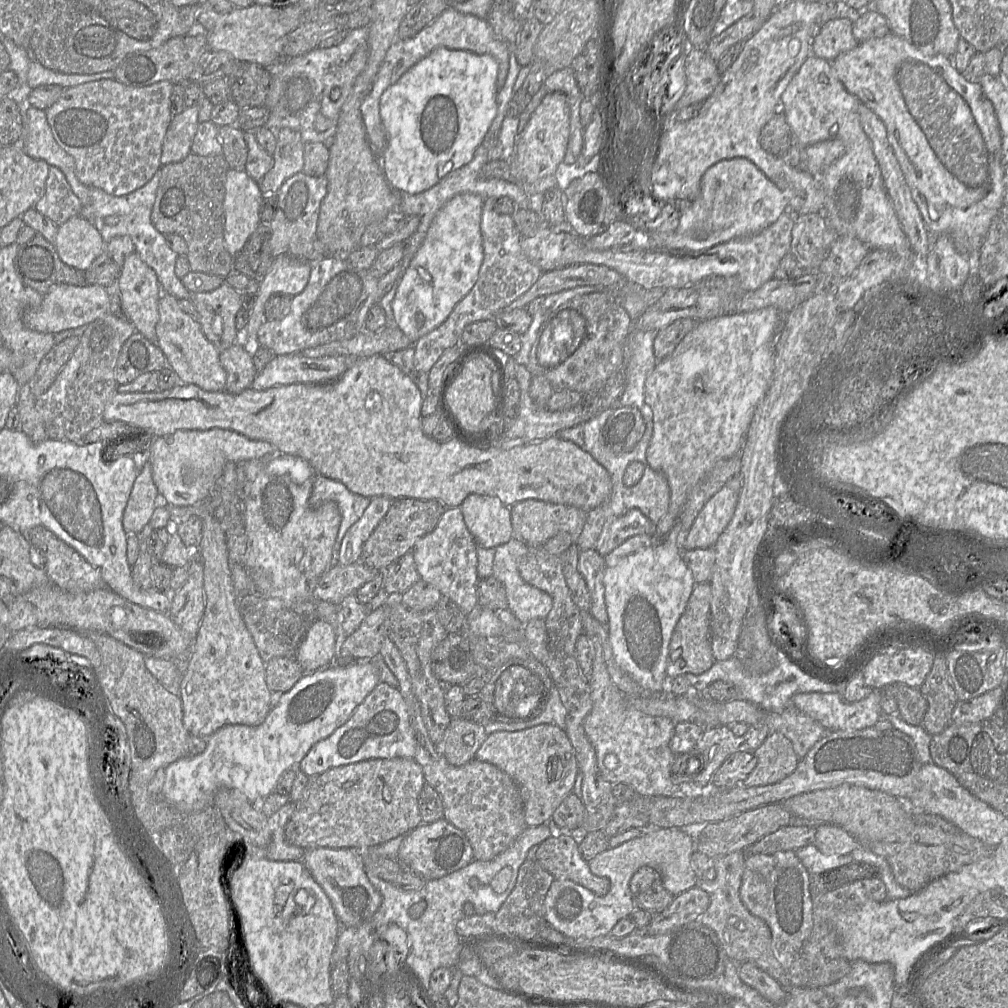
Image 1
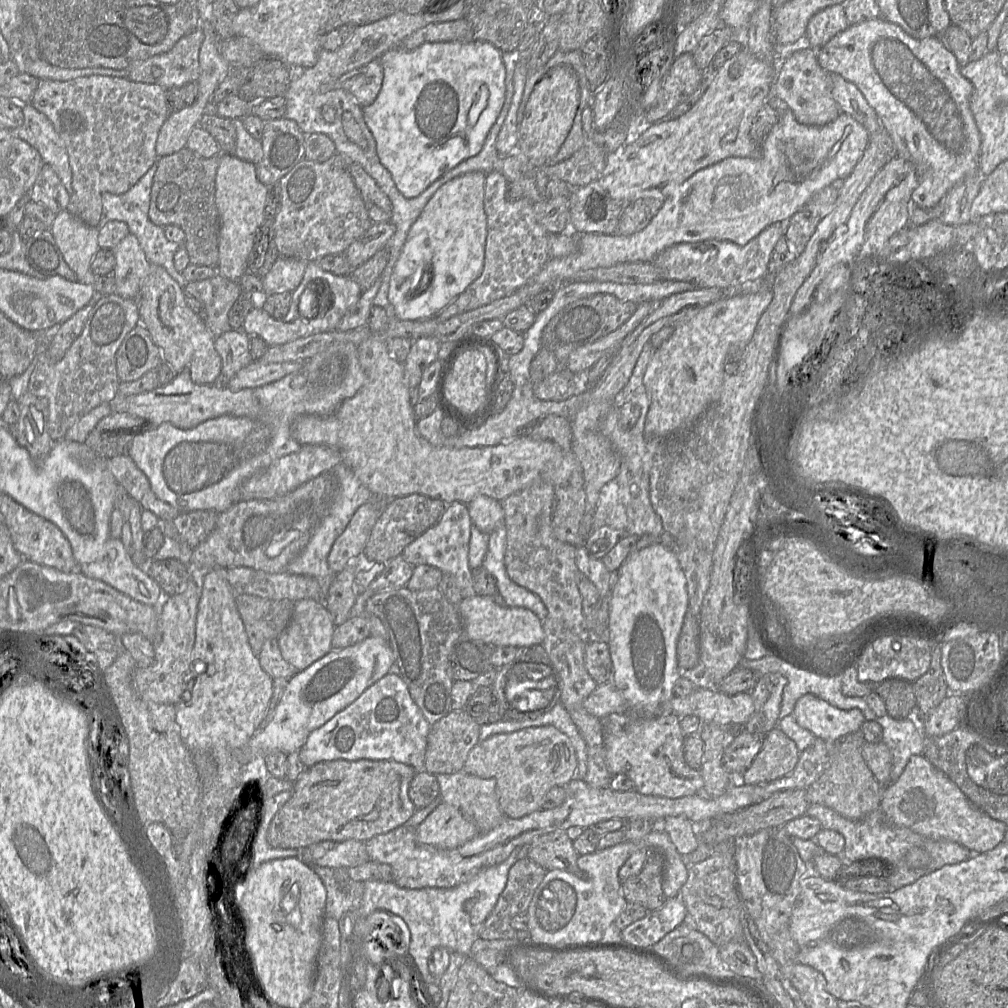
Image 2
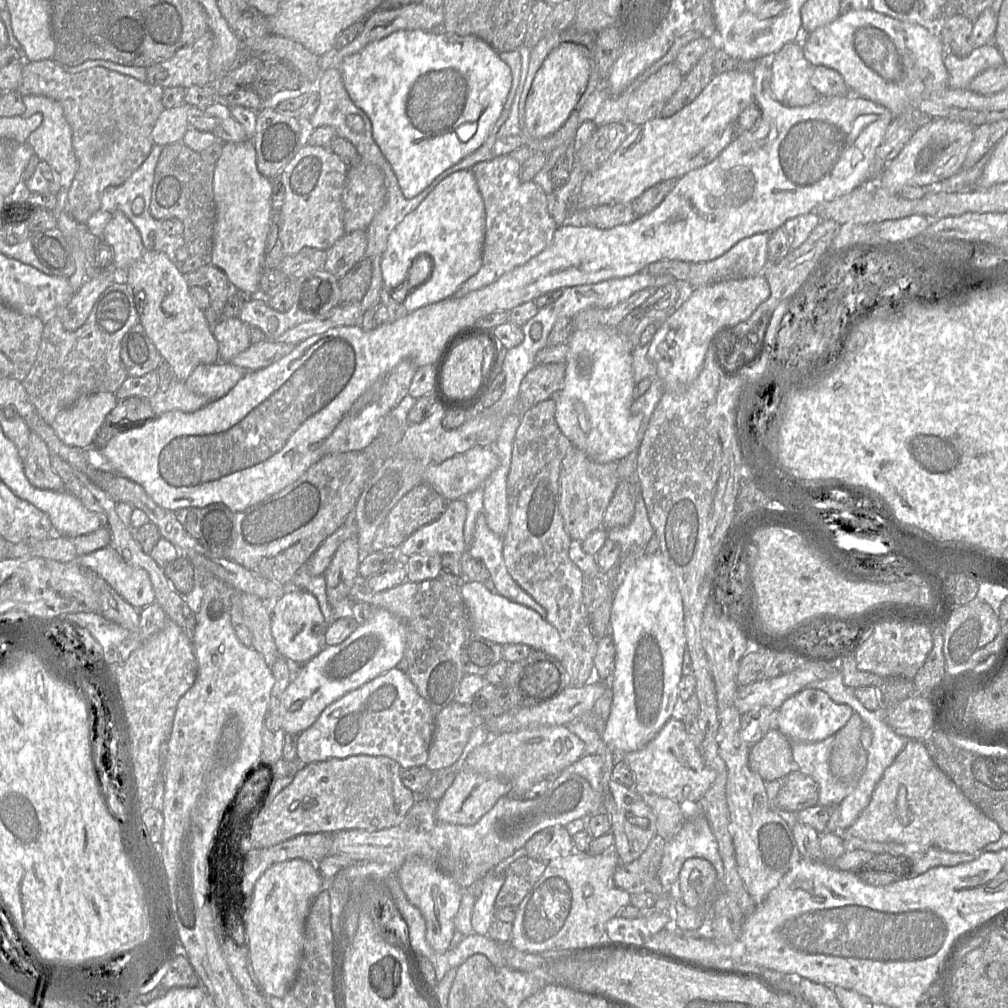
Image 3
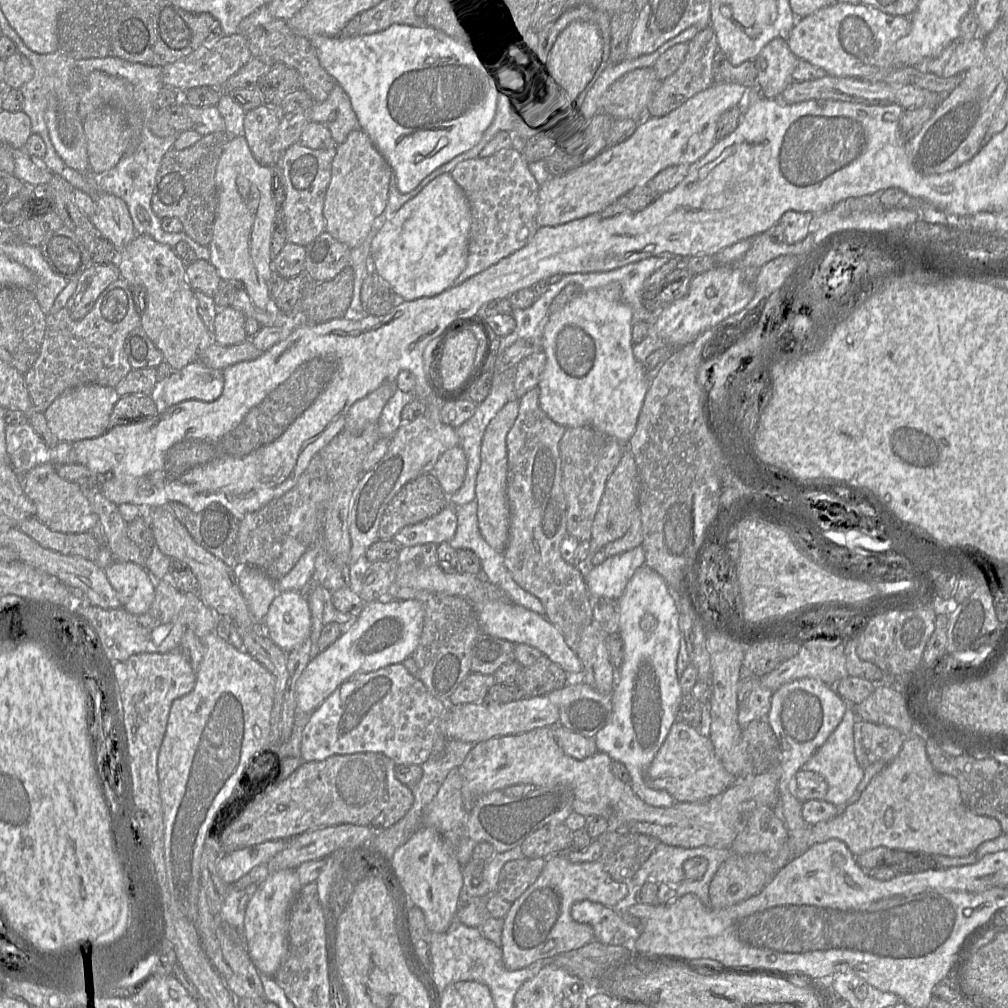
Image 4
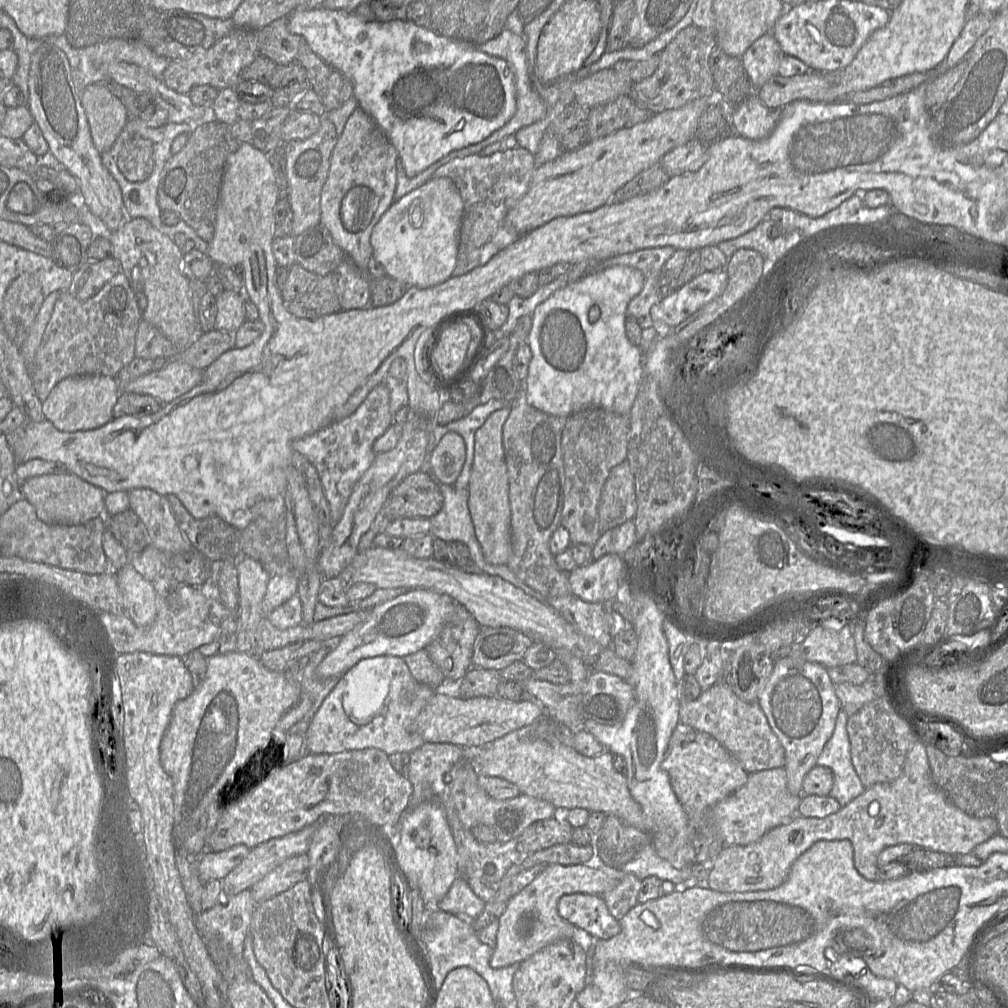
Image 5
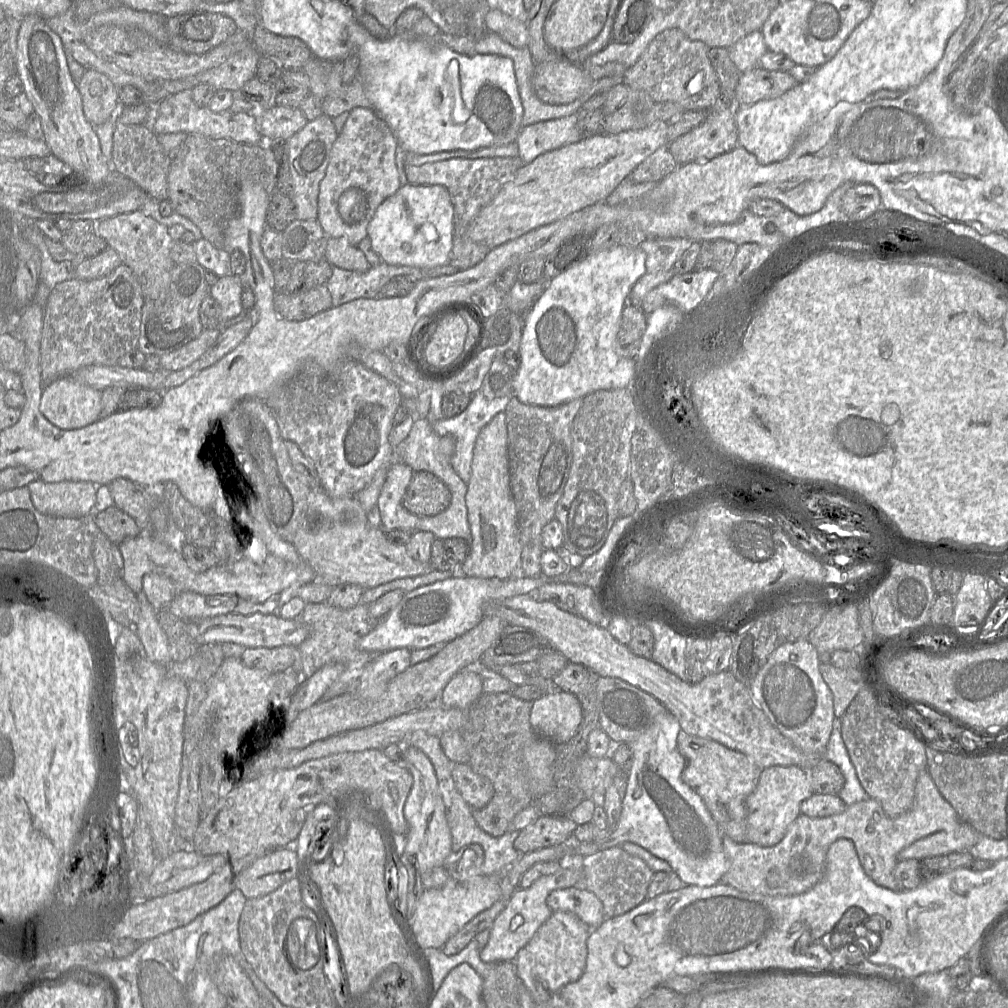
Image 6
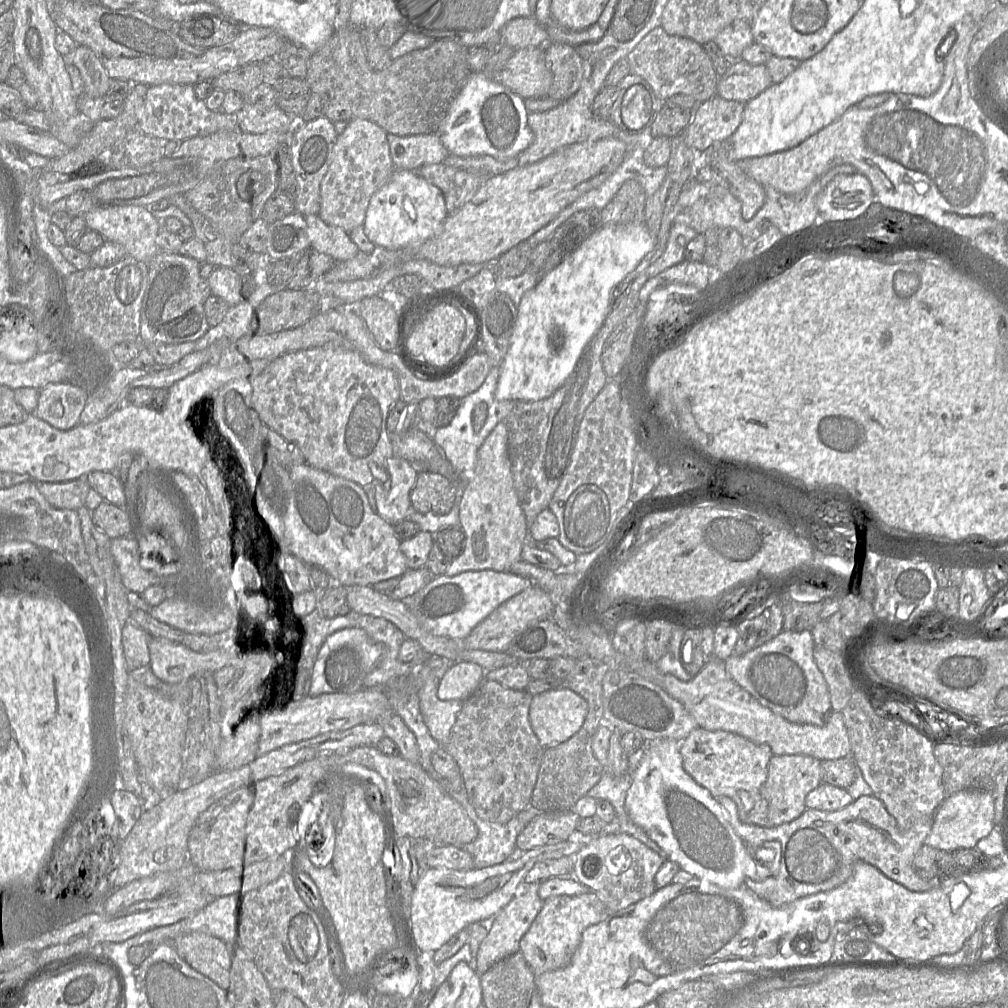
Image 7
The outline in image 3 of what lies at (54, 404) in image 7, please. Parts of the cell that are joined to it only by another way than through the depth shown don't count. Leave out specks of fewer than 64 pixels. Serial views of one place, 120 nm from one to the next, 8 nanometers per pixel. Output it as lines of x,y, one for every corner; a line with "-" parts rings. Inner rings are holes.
112,392
85,395
61,411
50,426
58,438
69,447
93,447
99,428
117,402
118,399

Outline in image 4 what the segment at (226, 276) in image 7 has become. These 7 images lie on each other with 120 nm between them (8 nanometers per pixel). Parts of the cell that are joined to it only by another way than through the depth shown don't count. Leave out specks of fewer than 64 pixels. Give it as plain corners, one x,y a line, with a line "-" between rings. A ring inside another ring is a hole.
232,306
220,308
214,320
214,341
222,346
240,344
248,339
246,316

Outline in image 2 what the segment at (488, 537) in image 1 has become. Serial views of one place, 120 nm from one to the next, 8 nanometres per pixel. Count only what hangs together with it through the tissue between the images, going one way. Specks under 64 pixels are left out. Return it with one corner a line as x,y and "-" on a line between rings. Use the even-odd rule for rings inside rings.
479,495
467,505
472,525
489,535
504,521
504,509
500,501

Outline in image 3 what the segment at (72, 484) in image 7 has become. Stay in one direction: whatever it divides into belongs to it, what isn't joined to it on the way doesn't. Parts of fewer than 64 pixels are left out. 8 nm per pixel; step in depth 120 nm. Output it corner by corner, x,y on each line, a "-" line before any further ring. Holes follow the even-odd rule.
31,432
28,441
28,453
23,460
24,473
34,487
42,490
65,491
61,477
53,470
50,452
46,443

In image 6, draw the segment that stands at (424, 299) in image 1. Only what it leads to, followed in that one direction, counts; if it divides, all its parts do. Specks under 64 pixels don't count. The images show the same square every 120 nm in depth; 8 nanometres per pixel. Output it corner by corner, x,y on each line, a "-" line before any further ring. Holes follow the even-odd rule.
408,183
380,204
368,225
367,233
382,262
434,268
450,263
454,243
453,215
451,197
444,186

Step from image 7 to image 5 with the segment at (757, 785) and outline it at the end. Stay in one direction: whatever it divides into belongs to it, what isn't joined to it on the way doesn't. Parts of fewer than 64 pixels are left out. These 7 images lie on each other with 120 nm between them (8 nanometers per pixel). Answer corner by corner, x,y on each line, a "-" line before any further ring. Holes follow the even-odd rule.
680,722
670,737
661,768
668,773
673,791
687,813
692,827
696,829
696,863
711,864
725,844
710,822
708,812
717,802
742,787
749,774
717,740

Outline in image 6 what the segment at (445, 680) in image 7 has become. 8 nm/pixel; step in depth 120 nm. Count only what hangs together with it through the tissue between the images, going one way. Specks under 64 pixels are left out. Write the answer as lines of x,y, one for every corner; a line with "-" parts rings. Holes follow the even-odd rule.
459,671
441,693
441,704
447,708
467,709
483,694
481,676
476,672

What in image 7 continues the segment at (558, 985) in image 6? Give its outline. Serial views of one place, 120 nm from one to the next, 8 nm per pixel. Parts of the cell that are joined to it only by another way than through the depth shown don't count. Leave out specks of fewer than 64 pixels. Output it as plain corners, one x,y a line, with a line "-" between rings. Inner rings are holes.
592,891
575,896
551,896
543,901
540,912
521,938
519,949
535,975
566,967
581,943
583,931
607,915
606,906

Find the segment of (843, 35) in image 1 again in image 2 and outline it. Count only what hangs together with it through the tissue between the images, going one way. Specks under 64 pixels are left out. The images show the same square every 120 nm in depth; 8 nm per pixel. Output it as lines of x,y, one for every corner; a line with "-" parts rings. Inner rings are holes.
836,4
814,14
806,27
806,35
813,49
824,46
836,34
849,27
845,6

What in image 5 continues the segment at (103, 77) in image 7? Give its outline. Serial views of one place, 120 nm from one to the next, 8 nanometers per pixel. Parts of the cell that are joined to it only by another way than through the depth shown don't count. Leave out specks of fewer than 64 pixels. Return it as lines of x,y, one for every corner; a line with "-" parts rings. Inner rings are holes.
104,84
88,85
81,94
95,148
103,153
109,150
127,121
127,108

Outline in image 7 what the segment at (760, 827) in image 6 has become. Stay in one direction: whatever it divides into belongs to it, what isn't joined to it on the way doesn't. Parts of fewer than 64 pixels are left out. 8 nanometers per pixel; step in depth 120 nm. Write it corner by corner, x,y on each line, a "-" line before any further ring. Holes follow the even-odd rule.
773,755
761,793
768,803
768,827
779,826
798,818
805,810
805,798
821,782
821,761
807,755

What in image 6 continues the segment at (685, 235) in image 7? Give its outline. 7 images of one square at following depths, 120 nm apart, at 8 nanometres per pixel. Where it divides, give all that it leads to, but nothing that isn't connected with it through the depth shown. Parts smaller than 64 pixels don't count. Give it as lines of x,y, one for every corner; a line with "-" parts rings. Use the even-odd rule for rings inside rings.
648,237
638,247
646,253
644,275
632,287
628,304
640,305
644,297
655,287
669,281
675,275
675,263
693,241
684,237

